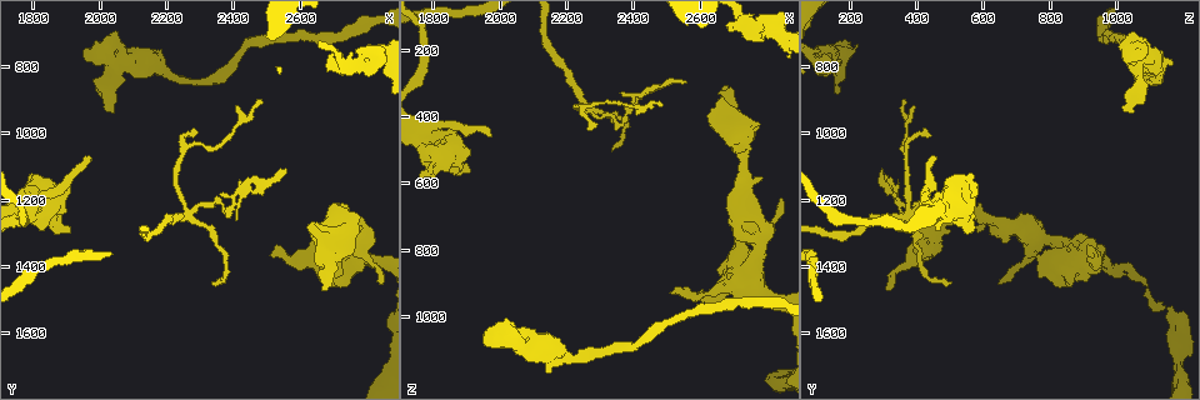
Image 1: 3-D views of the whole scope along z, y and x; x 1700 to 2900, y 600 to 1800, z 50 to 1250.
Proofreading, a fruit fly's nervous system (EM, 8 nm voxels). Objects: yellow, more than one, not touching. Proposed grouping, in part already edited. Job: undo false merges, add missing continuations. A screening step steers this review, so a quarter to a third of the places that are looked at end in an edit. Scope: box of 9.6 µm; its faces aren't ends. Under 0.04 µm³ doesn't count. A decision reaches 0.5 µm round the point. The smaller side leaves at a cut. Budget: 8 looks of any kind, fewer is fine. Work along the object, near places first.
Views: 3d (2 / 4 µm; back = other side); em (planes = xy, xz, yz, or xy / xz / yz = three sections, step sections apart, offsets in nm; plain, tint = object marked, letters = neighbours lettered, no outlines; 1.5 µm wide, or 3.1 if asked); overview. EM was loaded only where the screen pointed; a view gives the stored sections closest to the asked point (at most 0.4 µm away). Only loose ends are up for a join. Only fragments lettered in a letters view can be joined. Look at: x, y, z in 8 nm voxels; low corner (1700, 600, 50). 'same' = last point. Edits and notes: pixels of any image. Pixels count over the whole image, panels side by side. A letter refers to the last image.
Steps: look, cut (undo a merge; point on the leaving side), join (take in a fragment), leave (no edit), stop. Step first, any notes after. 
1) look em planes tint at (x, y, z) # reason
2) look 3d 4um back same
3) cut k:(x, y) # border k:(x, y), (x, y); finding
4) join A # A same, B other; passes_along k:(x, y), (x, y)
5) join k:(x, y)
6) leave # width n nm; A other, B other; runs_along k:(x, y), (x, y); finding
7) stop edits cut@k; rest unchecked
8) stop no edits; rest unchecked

look em planes letters at (2570, 1110, 300) # branch stops here

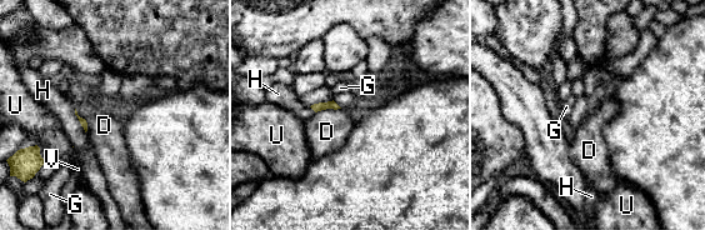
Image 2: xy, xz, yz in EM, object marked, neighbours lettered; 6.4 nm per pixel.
leave # D other, G other, H other, U other, V other; no lettered fragment goes on from it

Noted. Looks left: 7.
look em planes letters at (2040, 940, 1050) # free end

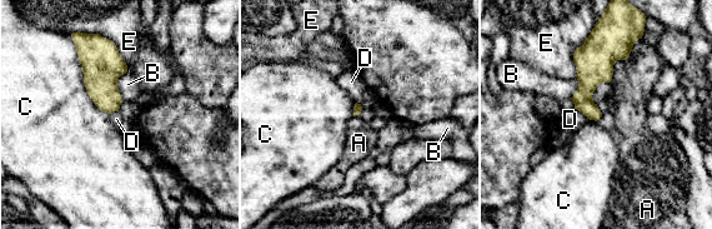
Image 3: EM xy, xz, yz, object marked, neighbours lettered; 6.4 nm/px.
leave # longest_contact C 480 nm; A other, B other, C other, D other, E other; border 3:(75, 49), (88, 95), (109, 114); none of them fits

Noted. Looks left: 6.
look 3d 2um at (1910, 1300, 570) # stops while still wide

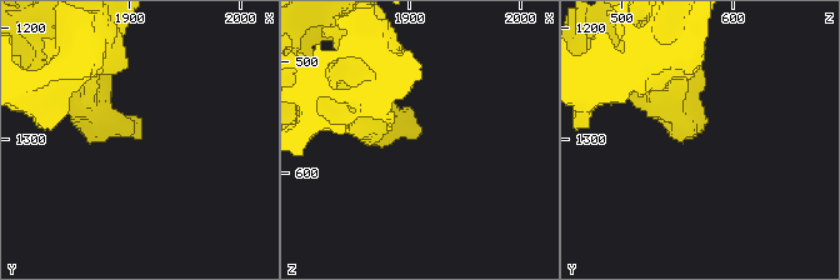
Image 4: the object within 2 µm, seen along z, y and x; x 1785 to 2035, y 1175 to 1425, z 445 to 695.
look em yz step 4 tint at (1912, 1290, 562)

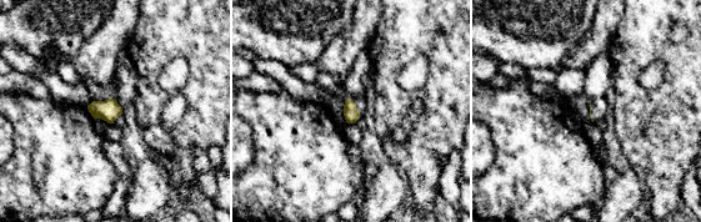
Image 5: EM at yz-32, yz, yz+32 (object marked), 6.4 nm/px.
look em planes letters same # another direction

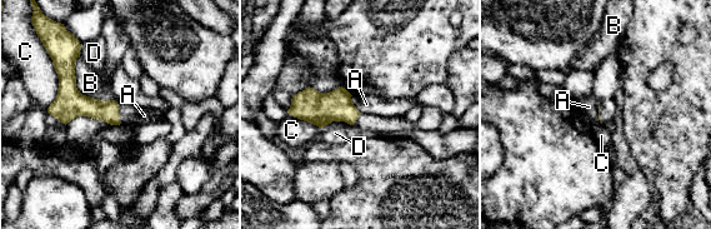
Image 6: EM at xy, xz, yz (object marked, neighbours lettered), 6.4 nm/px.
leave # longest_contact C 420 nm; A other, B other, C other, D other; runs_along 6:(73, 56), (69, 89), (116, 122); no lettered fragment goes on from it

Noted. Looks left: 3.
look em 3.1um planes plain at (2520, 1360, 930) # an open end

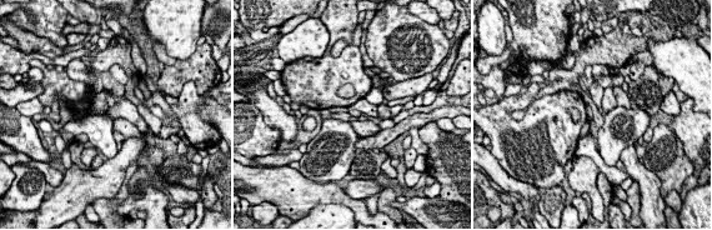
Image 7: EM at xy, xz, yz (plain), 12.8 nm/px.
look em 3.1um planes letters same # see the neighbours

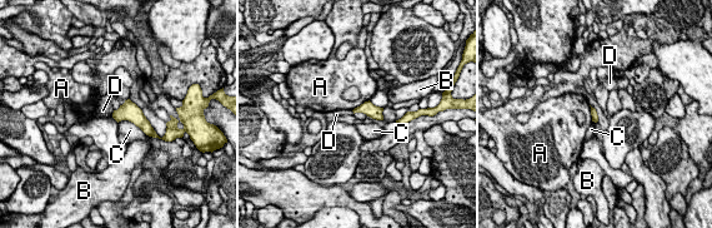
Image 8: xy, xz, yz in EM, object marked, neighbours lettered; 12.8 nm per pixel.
leave # A other, B other, C other, D other; border 8:(114, 110), (111, 115); none of them fits

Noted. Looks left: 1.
stop no edits; rest unchecked

